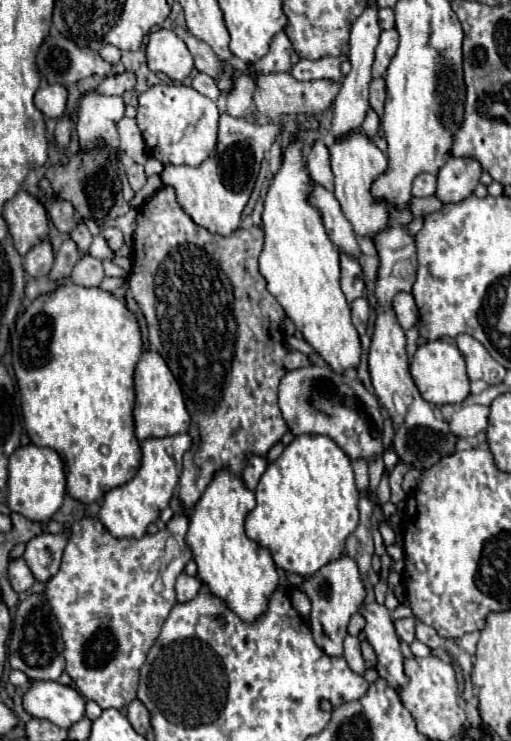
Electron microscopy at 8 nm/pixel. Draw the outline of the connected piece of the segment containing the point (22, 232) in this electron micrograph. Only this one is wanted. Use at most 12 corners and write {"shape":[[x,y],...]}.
{"shape":[[28,191],[4,205],[20,255],[48,237],[48,211]]}

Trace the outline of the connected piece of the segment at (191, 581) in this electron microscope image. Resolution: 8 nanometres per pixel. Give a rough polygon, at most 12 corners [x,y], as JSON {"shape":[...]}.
{"shape":[[182,573],[176,579],[176,601],[188,603],[202,589],[196,577]]}

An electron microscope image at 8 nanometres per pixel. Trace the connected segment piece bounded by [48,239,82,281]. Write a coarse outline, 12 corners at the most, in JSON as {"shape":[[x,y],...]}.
{"shape":[[72,239],[62,243],[56,253],[48,279],[68,277],[82,255]]}

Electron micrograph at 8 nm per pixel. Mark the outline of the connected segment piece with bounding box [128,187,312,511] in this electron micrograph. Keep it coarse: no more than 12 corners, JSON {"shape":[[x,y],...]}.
{"shape":[[162,187],[128,285],[182,385],[184,511],[288,427],[312,365],[258,271],[264,233]]}

